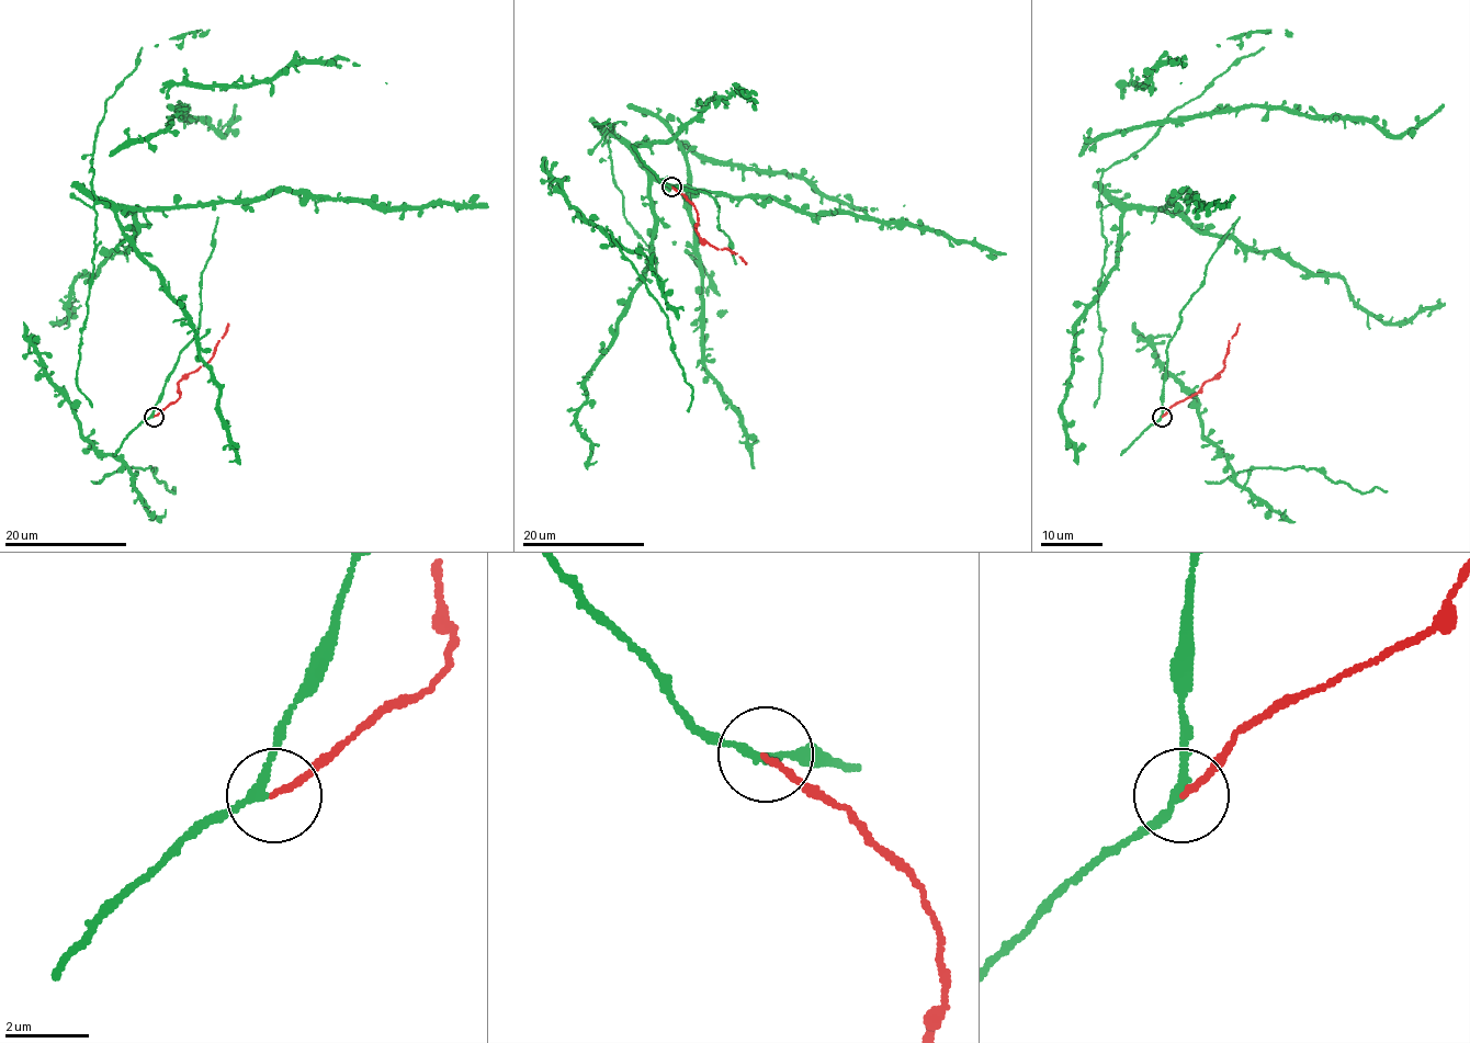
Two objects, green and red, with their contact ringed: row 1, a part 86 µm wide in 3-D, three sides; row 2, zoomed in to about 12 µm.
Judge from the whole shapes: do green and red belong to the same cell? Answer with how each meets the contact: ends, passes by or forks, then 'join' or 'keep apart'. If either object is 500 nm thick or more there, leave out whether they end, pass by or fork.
green passes by | red ends | join

